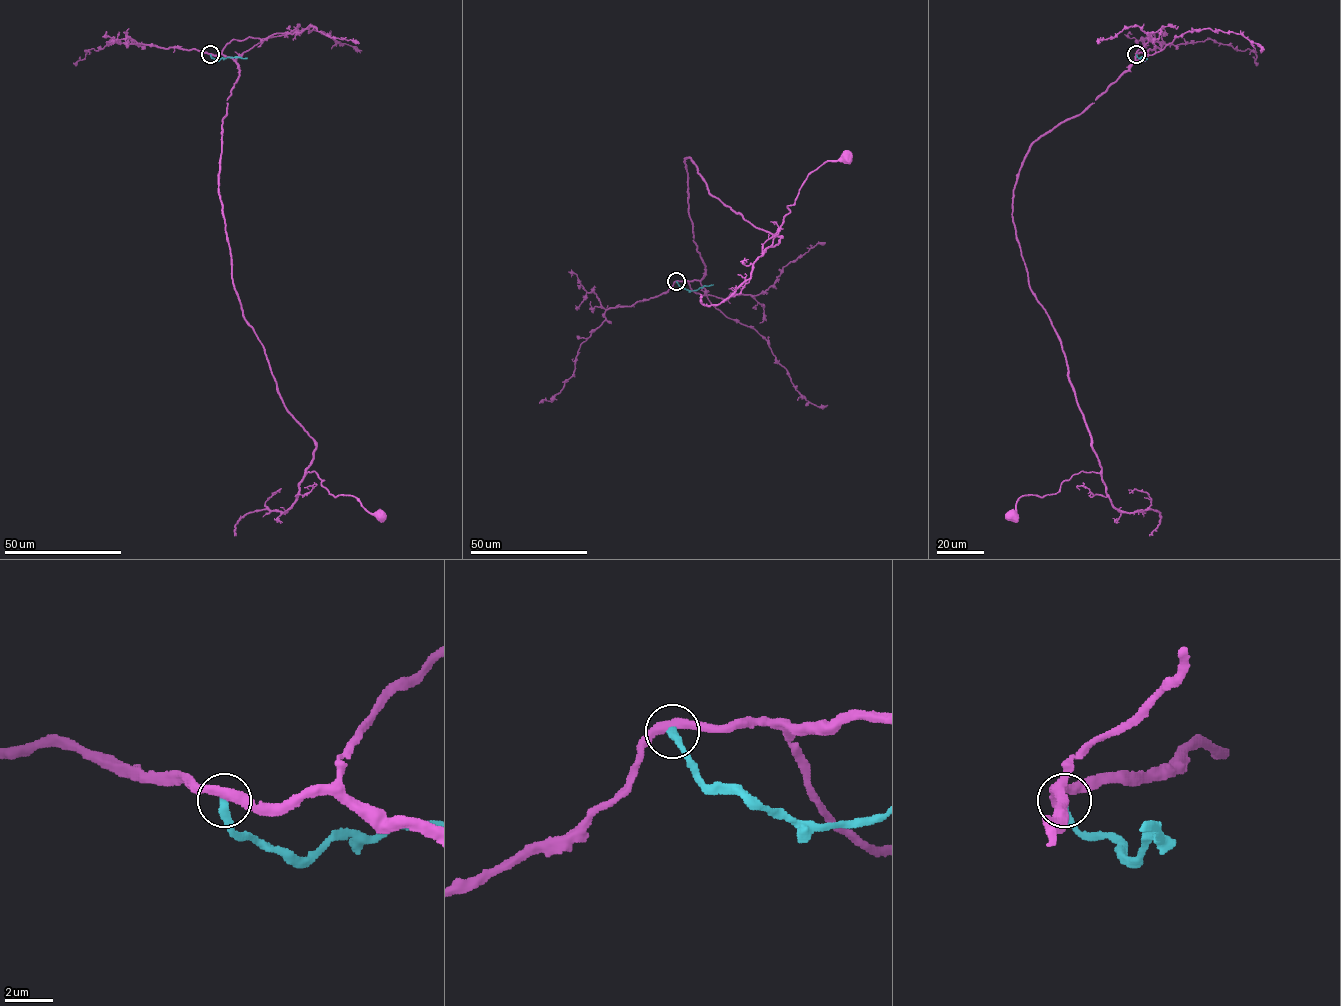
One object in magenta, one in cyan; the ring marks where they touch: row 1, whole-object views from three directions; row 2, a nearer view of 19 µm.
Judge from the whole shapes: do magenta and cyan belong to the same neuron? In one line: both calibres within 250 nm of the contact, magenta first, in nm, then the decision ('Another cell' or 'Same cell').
Thickness 400 nm (magenta) against 340 nm. Another cell

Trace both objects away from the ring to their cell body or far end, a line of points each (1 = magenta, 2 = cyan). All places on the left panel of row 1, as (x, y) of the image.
1: (210, 54), (239, 70), (222, 119), (218, 190), (244, 317), (286, 410), (314, 441), (307, 473), (380, 515)
2: (210, 55), (218, 60), (247, 57)

